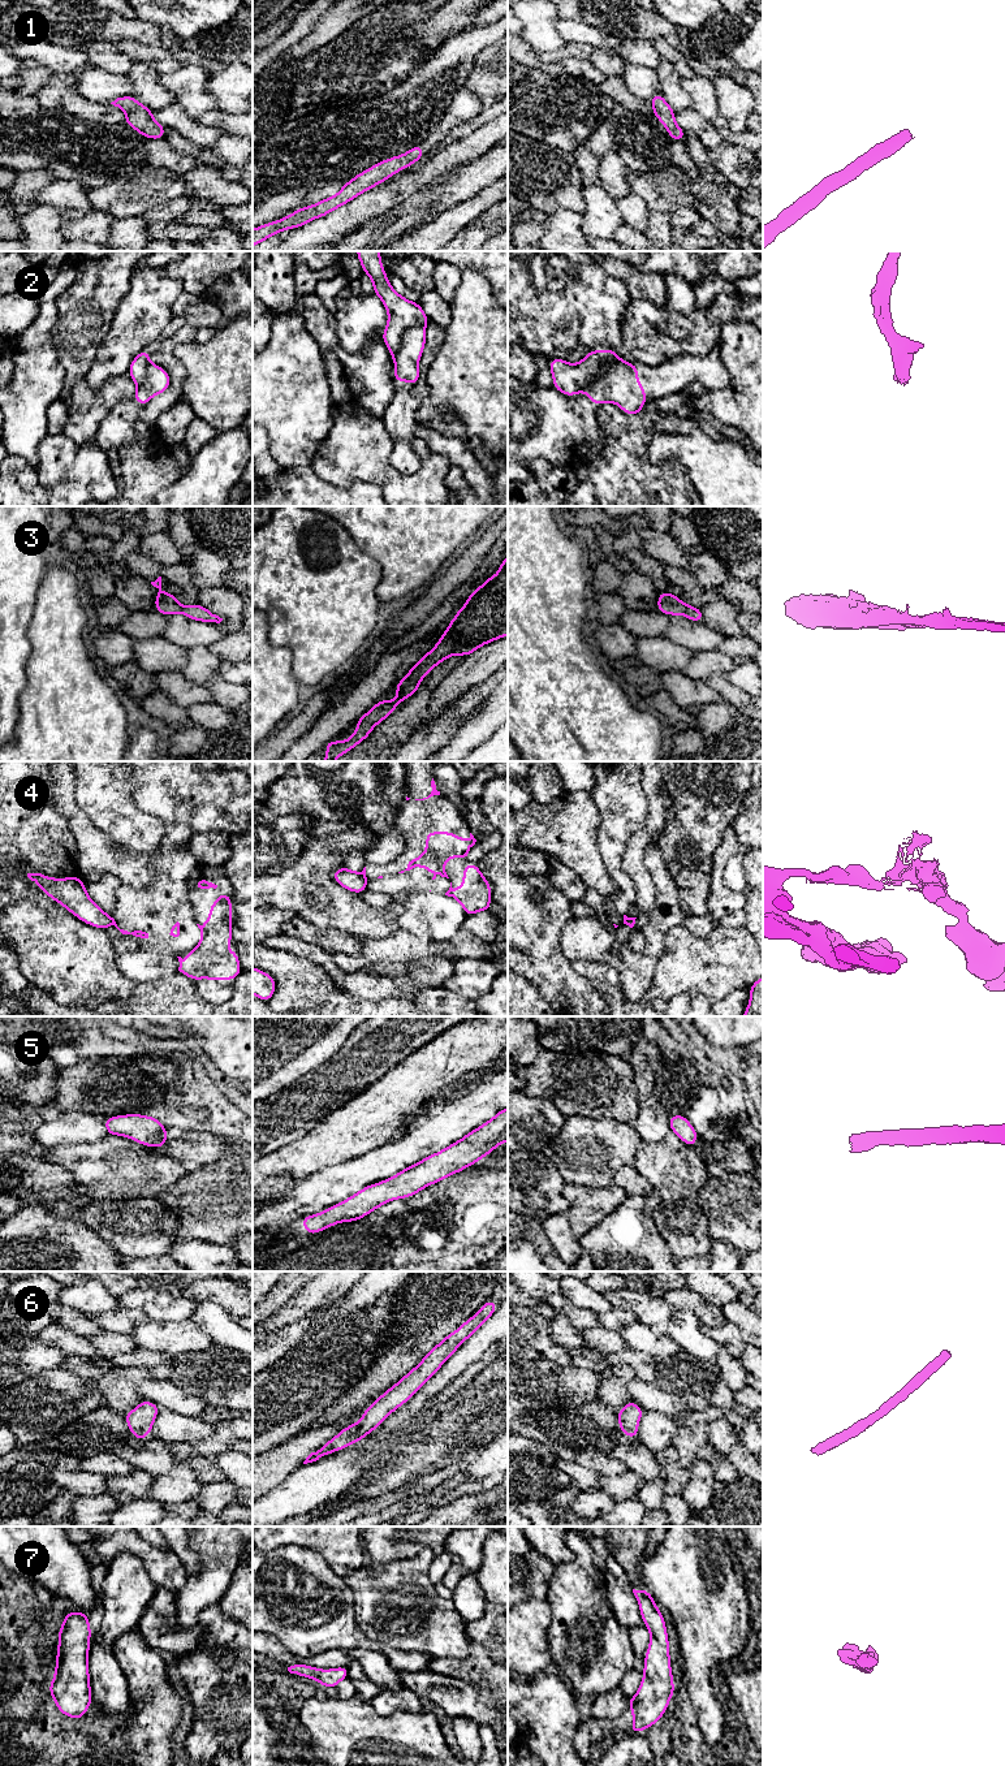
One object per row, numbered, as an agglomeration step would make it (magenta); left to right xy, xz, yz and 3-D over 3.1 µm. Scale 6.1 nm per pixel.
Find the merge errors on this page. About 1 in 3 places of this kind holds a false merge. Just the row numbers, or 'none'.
2, 4

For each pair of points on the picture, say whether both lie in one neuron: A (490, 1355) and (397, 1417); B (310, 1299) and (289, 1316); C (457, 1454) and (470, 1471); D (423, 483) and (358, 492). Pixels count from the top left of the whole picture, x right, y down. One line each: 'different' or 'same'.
A: different
B: same
C: different
D: different

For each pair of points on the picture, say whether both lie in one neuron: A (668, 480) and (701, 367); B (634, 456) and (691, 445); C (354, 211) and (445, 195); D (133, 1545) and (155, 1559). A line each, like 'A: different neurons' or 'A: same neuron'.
A: different neurons
B: different neurons
C: different neurons
D: same neuron

